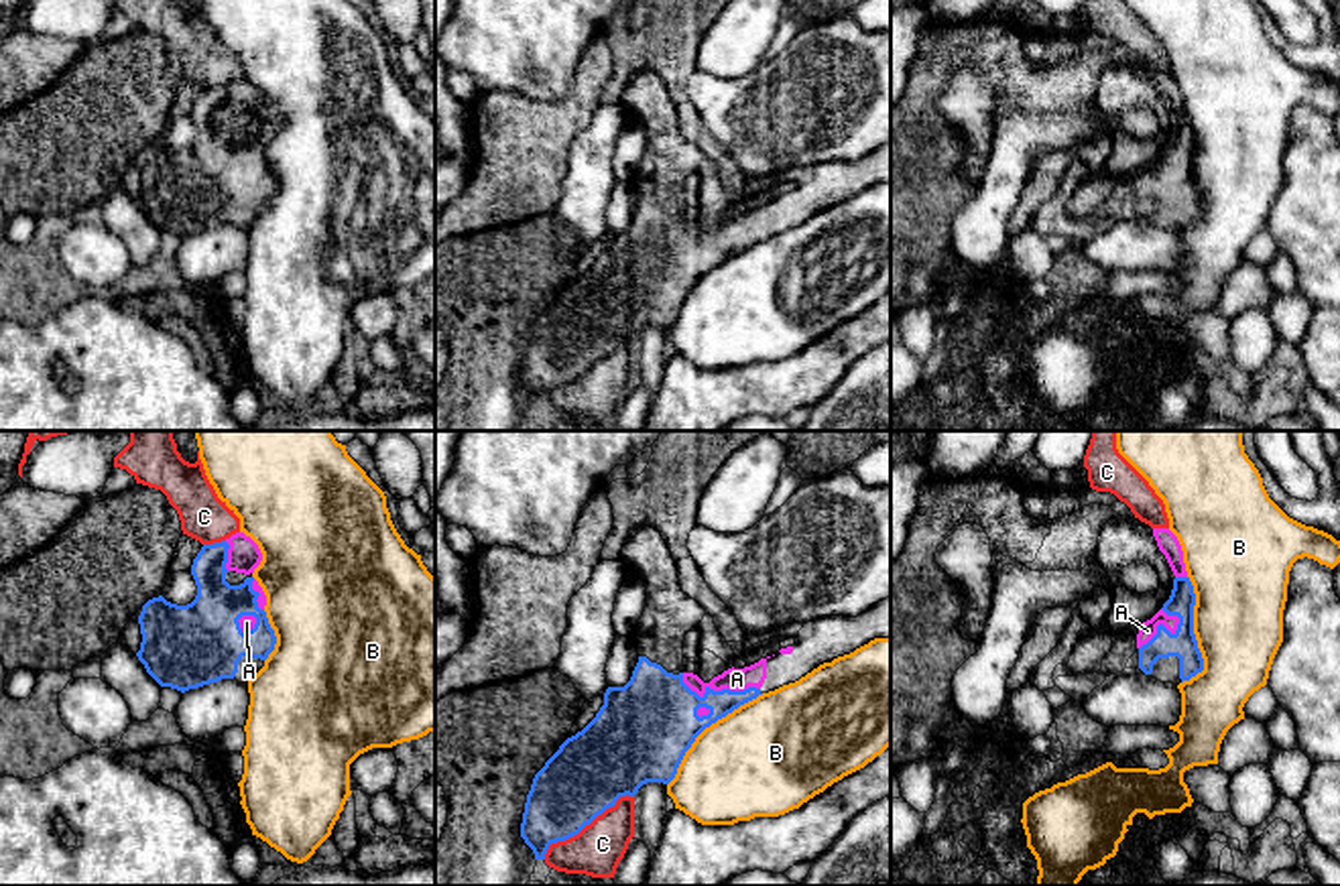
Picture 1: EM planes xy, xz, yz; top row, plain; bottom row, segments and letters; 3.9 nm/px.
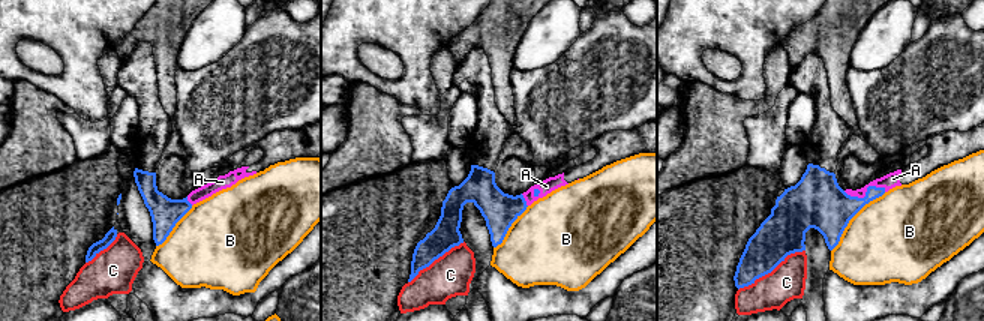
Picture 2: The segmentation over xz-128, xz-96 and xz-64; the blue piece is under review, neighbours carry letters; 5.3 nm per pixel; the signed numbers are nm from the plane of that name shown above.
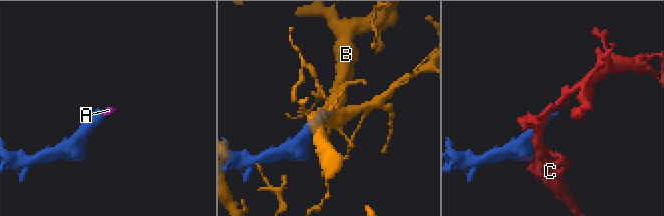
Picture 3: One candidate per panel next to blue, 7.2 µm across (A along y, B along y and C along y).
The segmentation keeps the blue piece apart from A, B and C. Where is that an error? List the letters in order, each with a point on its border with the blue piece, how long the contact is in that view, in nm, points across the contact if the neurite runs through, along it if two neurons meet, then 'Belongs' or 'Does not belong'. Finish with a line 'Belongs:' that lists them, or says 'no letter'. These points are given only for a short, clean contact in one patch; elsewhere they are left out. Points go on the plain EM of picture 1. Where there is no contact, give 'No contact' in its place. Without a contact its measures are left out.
A: Touches blue at xz (718, 236). Shared border 320 nm. Belongs
B: Touches blue at yz (1192, 177). Shared border 440 nm. Does not belong
C: Touches blue at xz (584, 370). Shared border 440 nm. Does not belong
Belongs: A

